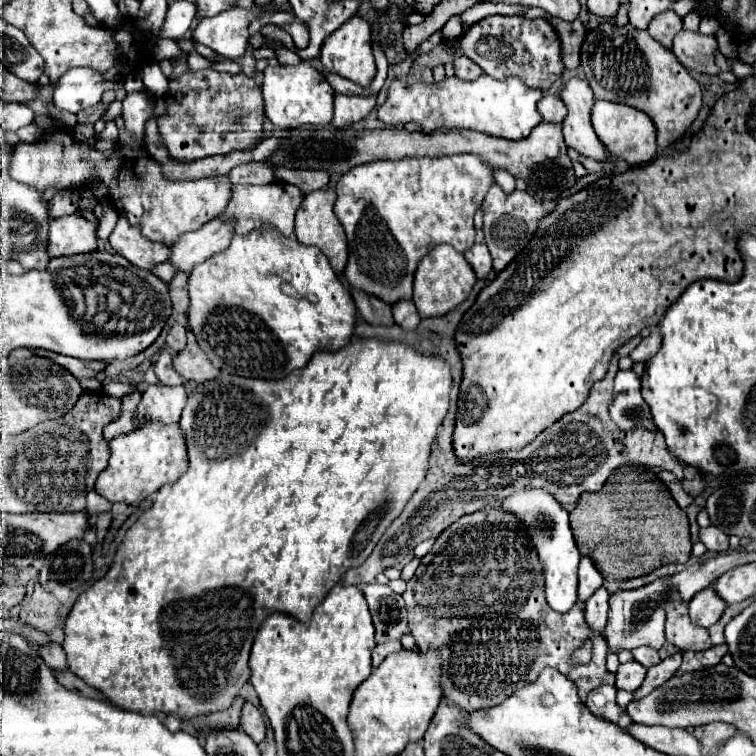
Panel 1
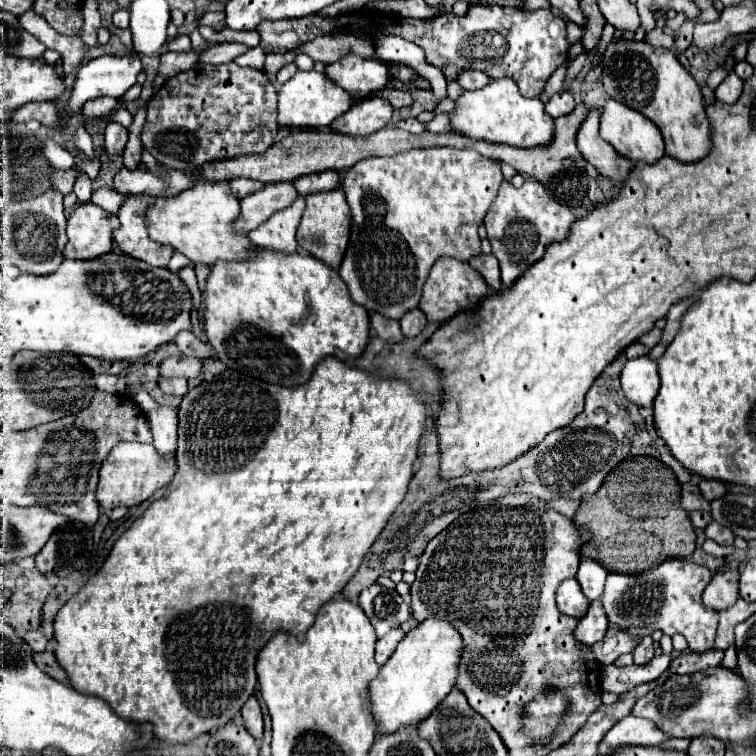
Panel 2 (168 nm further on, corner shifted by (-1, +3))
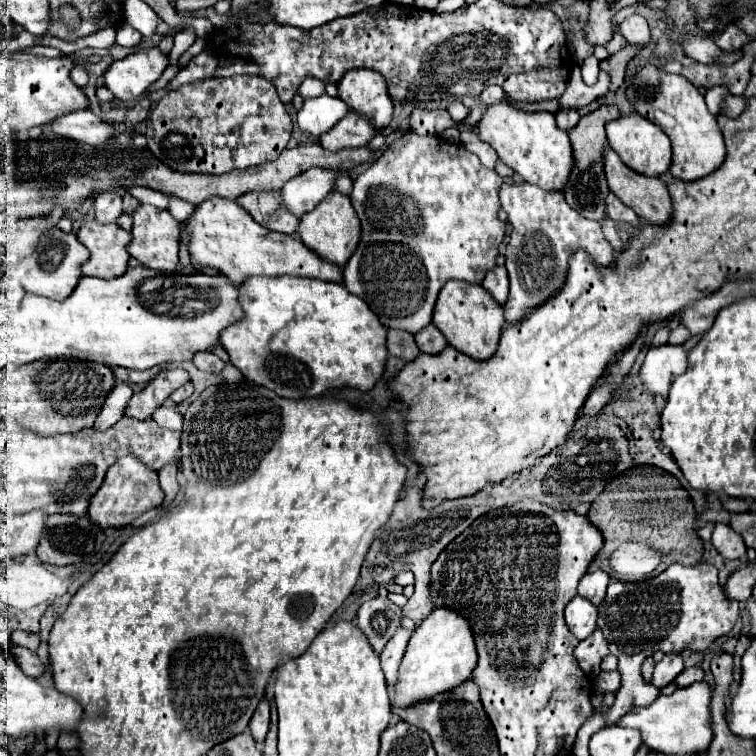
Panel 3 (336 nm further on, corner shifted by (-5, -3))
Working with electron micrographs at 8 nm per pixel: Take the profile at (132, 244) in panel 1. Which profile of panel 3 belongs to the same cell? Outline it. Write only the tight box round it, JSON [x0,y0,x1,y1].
[128,204,180,274]

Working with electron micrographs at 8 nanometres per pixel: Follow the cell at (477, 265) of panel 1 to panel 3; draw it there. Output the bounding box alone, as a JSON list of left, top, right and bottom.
[482,266,510,304]

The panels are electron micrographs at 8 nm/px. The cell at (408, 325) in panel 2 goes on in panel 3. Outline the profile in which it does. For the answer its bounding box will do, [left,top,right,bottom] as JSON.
[414,324,448,354]

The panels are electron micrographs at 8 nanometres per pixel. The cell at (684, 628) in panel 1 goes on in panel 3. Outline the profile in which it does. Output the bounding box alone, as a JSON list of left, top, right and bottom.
[598,562,738,726]

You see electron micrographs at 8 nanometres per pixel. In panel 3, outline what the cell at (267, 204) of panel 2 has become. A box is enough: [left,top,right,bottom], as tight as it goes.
[282,168,340,218]

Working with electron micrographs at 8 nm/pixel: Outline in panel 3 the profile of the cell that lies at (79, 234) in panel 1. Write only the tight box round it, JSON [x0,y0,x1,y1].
[78,218,132,278]

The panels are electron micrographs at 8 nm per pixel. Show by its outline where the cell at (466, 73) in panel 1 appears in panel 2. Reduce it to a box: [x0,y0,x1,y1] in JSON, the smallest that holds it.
[458,70,490,90]

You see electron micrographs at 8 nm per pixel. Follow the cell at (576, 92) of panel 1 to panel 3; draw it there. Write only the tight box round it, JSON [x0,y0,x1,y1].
[604,148,672,226]

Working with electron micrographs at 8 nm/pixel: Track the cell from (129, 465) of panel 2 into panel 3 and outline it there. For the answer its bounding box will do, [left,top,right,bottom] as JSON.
[88,454,164,530]

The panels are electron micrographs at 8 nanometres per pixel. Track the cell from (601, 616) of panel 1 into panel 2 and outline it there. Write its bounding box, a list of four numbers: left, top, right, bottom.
[574,600,608,646]

